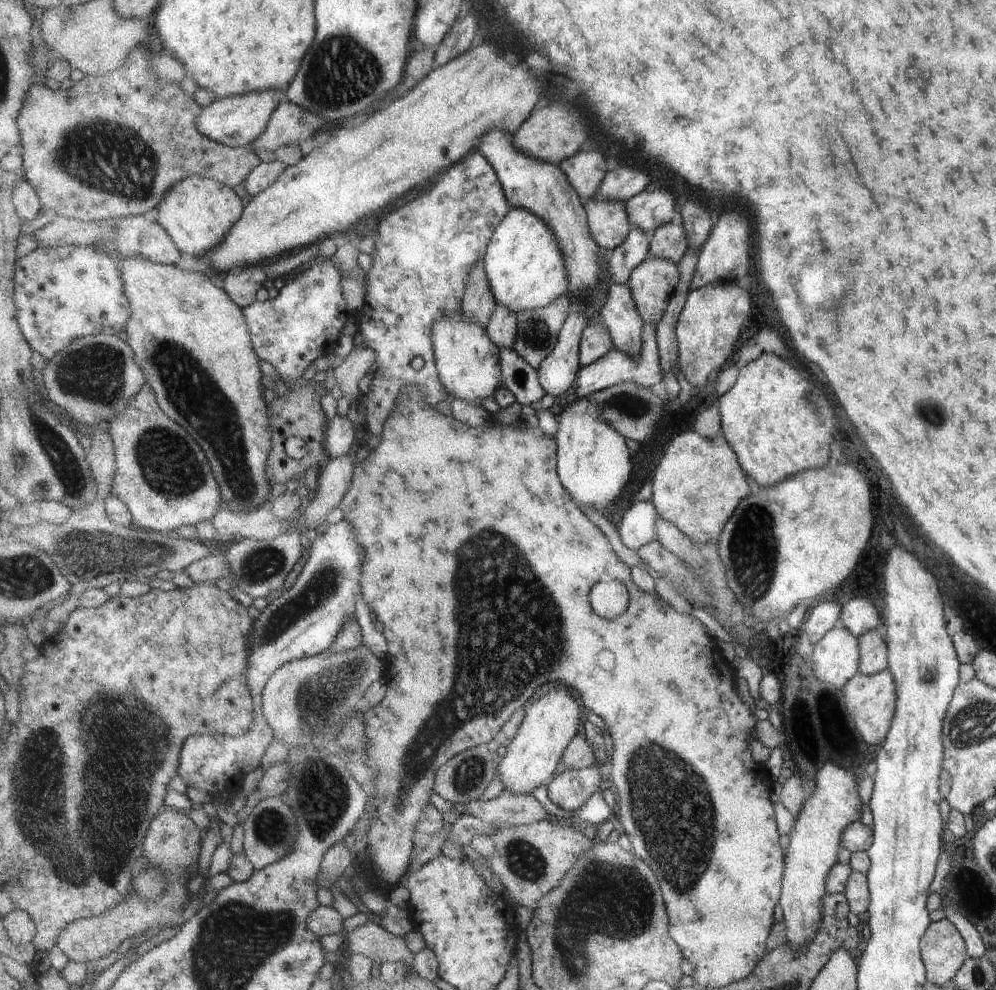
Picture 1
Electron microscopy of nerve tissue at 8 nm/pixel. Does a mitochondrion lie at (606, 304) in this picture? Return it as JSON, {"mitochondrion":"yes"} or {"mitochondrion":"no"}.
{"mitochondrion":"no"}

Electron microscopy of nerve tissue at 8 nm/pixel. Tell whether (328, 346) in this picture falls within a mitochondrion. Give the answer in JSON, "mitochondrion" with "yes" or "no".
{"mitochondrion":"no"}

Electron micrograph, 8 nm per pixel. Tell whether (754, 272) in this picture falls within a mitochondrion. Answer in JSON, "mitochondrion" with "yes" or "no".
{"mitochondrion":"no"}

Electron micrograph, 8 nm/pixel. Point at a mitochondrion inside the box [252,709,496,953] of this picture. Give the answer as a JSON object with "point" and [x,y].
{"point":[323,795]}

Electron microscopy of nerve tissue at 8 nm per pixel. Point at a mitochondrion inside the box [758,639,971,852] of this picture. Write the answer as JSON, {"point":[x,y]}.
{"point":[928,676]}

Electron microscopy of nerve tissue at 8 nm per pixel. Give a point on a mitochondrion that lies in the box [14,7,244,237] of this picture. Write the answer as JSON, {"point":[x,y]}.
{"point":[110,158]}

